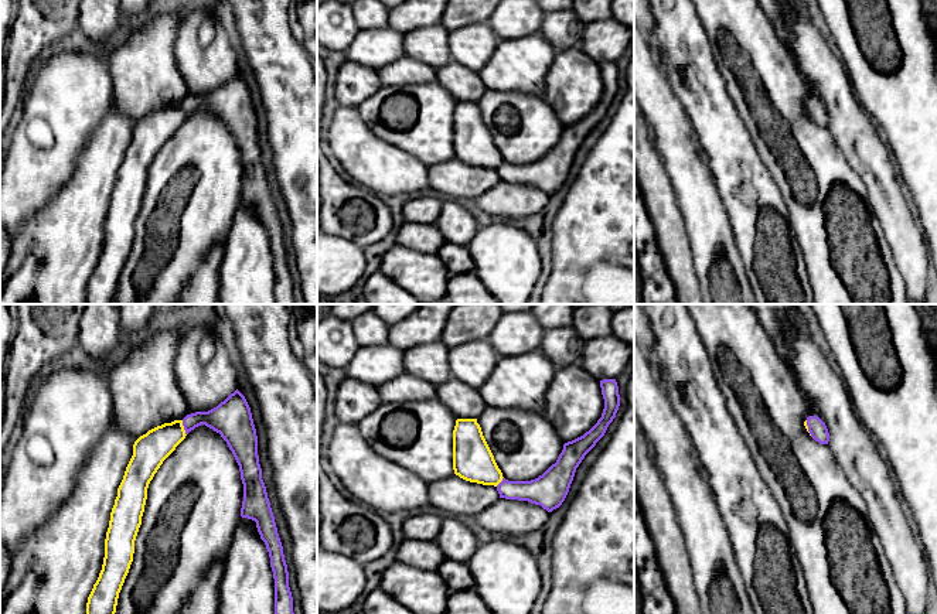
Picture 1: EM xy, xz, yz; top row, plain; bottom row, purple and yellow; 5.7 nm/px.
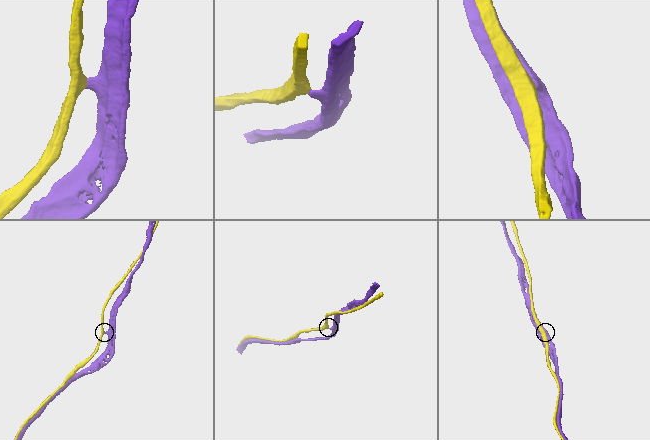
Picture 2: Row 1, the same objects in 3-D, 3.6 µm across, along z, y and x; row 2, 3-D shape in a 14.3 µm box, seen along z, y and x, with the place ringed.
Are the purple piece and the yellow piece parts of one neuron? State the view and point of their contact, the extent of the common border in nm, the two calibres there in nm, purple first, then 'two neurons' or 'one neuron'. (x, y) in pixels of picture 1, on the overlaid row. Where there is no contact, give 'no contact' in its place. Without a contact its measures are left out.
contact xy (184, 427); length 90 nm; calibres 190 and 190 nm; two neurons

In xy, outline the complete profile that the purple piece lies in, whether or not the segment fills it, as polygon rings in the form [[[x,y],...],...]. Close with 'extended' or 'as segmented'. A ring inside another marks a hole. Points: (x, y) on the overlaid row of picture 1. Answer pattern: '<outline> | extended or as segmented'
[[[236,389],[217,407],[183,419],[185,434],[201,424],[221,434],[239,465],[243,484],[241,516],[256,522],[260,539],[269,552],[275,579],[275,614],[294,614],[287,564],[262,480],[256,429],[245,396]]] | as segmented

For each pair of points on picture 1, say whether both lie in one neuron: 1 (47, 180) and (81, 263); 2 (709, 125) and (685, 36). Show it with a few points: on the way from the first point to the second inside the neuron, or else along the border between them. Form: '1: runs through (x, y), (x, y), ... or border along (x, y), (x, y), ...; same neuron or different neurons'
1: border along (72, 169), (64, 186), (37, 212), (27, 217); different neurons
2: runs through (706, 102), (692, 75), (692, 62), (688, 58); same neuron

